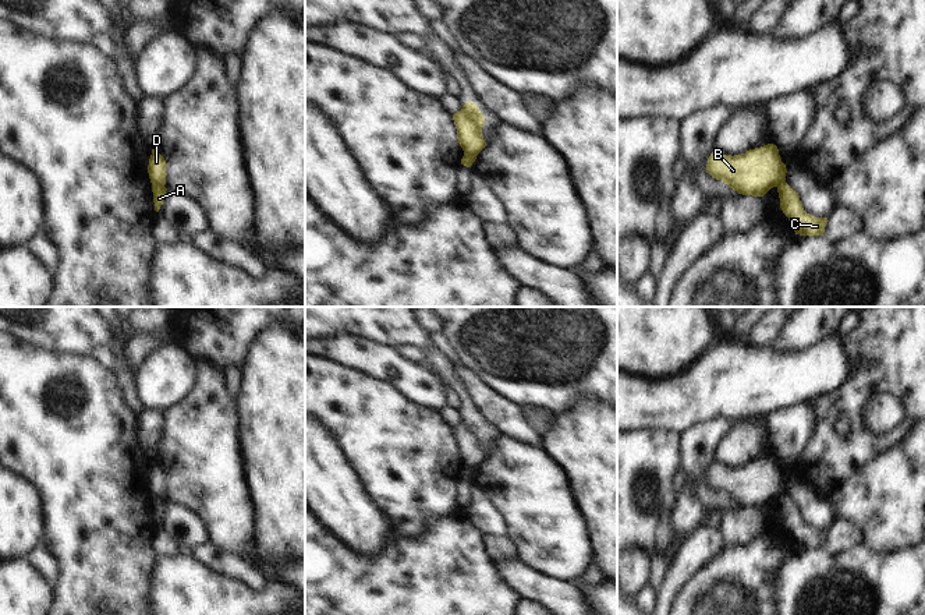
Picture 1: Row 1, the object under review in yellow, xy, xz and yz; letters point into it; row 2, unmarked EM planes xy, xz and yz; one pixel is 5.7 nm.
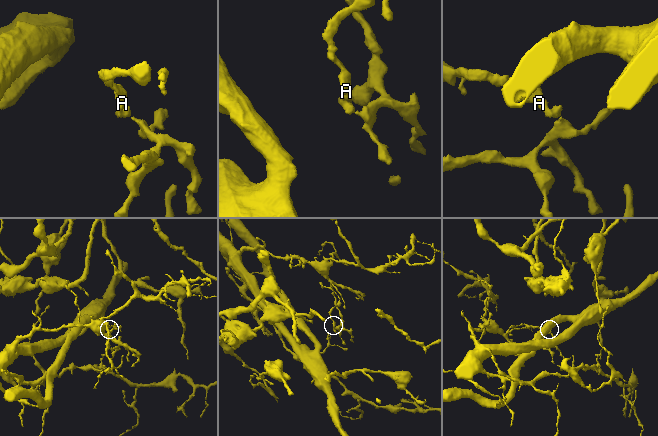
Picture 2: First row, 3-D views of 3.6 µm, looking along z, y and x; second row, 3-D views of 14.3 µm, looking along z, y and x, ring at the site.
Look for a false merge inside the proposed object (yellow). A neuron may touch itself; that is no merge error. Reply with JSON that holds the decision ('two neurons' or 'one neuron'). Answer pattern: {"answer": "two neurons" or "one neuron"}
{"answer": "two neurons"}

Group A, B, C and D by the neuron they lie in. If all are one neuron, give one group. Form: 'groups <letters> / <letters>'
groups A C / B D

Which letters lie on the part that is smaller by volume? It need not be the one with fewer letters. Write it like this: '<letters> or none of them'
B, D.

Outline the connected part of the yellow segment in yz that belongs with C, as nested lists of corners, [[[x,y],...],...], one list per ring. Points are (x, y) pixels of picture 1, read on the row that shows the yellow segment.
[[[786,181],[779,183],[777,192],[783,213],[794,226],[795,234],[800,236],[823,236],[827,218],[815,218],[807,213],[795,192]]]

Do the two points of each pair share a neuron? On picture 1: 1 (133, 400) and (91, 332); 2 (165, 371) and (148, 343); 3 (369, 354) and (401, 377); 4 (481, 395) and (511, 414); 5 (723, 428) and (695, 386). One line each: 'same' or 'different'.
1: same
2: different
3: same
4: same
5: different

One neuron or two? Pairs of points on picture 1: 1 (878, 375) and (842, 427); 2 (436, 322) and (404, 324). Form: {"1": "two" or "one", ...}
{"1": "two", "2": "two"}

